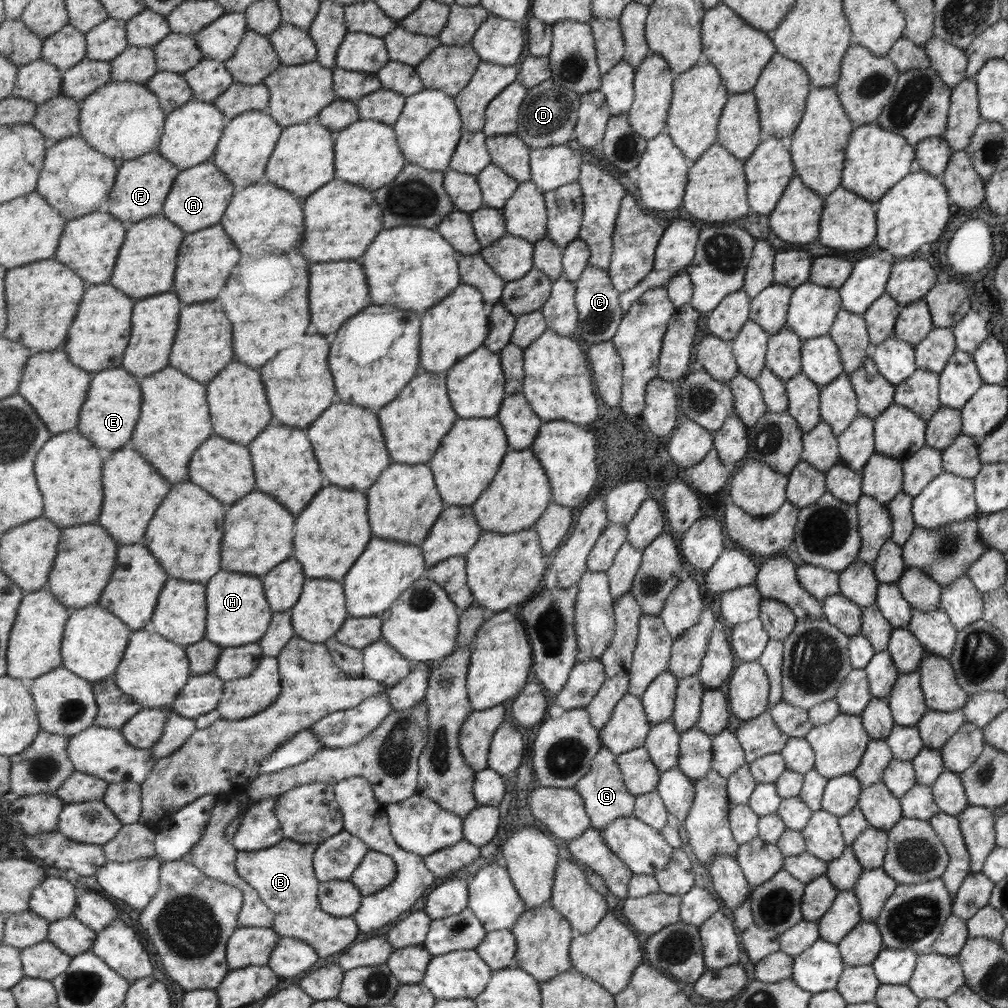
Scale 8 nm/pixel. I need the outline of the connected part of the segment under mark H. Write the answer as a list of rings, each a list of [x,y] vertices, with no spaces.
[[[221,570],[205,583],[205,596],[207,596],[205,638],[223,648],[258,643],[272,625],[274,612],[260,577]]]

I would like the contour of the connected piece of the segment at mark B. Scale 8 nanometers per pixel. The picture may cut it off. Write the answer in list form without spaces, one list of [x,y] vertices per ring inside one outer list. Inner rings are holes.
[[[283,839],[268,849],[239,851],[236,874],[243,877],[275,912],[276,920],[271,926],[280,937],[297,938],[309,943],[321,958],[333,956],[357,940],[359,925],[355,917],[337,917],[325,911],[319,900],[320,883],[314,868],[314,856],[320,843],[303,844]]]

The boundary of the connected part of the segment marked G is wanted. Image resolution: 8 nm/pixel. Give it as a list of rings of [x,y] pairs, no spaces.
[[[605,745],[593,759],[592,769],[577,782],[575,789],[584,798],[592,826],[597,829],[603,830],[617,818],[633,815],[636,809],[636,796],[629,792],[628,786],[625,784],[618,756]]]

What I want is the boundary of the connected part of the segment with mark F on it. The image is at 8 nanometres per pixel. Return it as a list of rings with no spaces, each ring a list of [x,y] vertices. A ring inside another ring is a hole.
[[[159,150],[119,164],[114,188],[107,196],[108,212],[125,224],[132,225],[155,215],[162,215],[164,204],[180,170]]]

